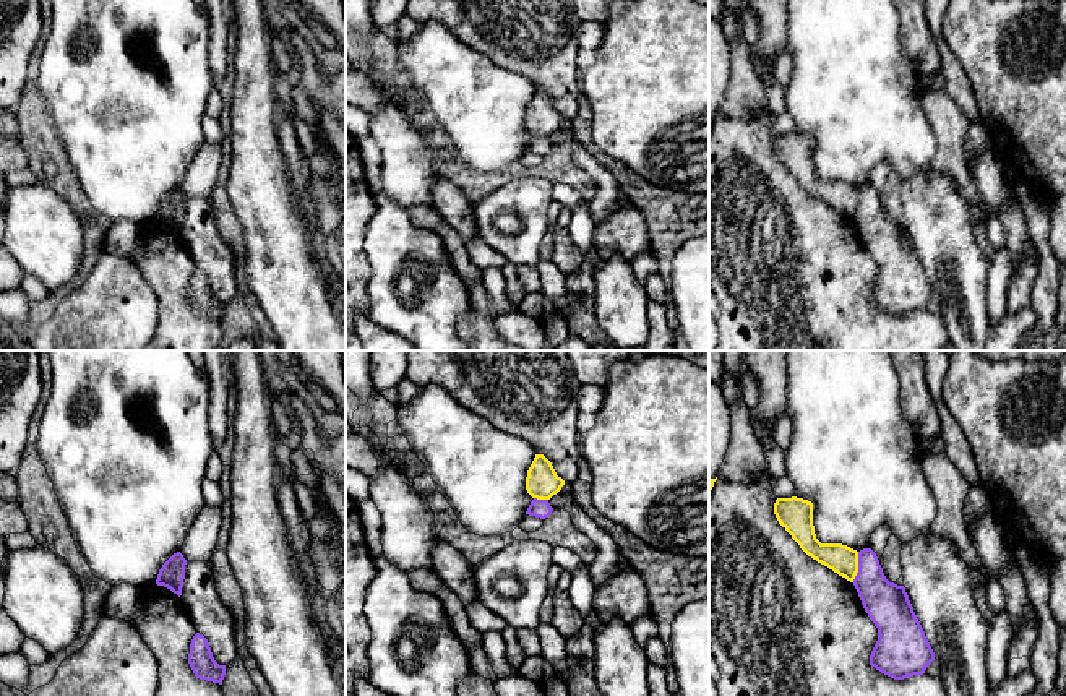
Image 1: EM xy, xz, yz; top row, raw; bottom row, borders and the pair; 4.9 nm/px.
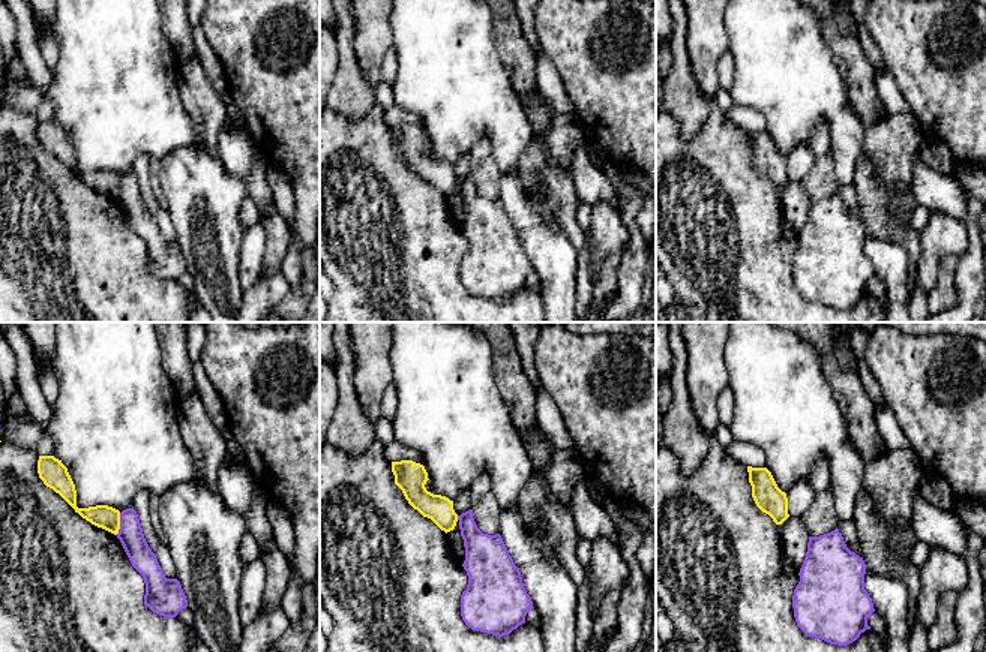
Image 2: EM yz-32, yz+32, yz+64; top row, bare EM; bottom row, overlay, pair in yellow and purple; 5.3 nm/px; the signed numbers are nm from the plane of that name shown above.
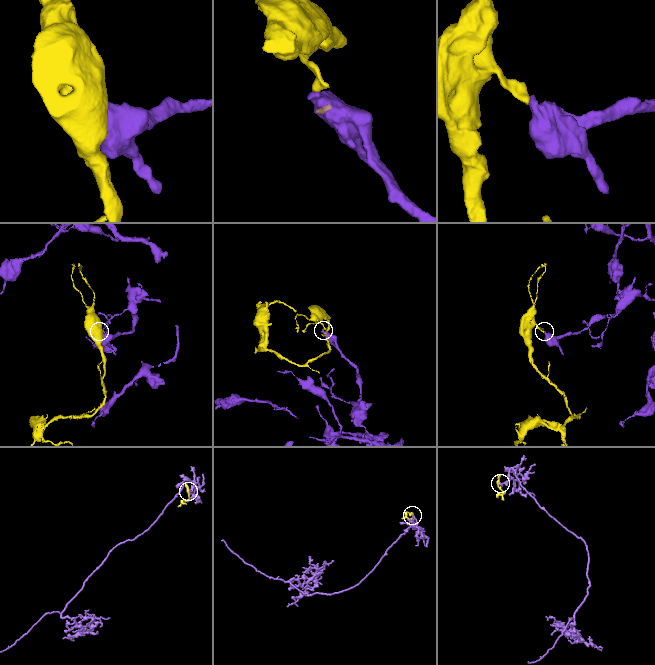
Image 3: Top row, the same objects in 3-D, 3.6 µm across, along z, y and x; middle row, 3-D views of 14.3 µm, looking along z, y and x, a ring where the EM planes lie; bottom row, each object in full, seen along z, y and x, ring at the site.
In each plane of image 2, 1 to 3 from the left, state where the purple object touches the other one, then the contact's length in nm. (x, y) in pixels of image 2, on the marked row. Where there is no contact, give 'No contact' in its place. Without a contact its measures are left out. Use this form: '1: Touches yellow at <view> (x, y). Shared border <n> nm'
1: Touches yellow at yz-32 (119, 523). Shared border 120 nm
2: Touches yellow at yz+32 (456, 517). Shared border 30 nm
3: No contact

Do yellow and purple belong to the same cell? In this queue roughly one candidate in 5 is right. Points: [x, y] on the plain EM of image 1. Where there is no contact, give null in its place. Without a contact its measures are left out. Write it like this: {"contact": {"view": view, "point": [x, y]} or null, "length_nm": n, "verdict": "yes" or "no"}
{"contact": {"view": "yz", "point": [857, 203]}, "length_nm": 160, "verdict": "no"}

